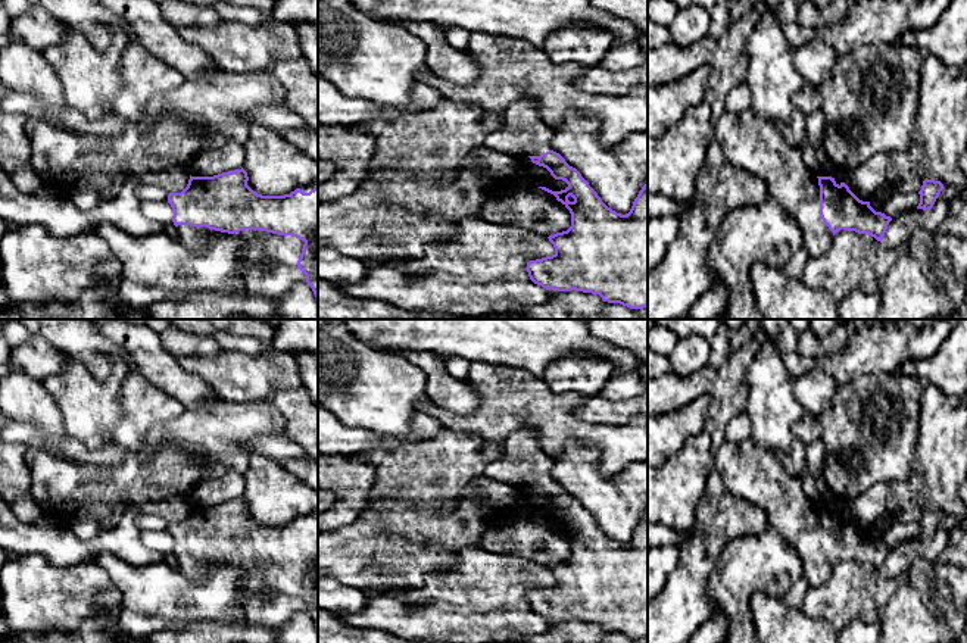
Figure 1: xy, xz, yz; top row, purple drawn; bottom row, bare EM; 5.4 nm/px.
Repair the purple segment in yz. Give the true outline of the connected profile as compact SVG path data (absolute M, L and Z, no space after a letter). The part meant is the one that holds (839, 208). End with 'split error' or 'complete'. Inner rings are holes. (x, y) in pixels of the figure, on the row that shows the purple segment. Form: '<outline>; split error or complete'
M726 110L712 124L712 138L720 144L730 165L759 177L768 194L796 219L810 256L823 255L840 230L868 234L882 243L892 218L876 212L870 202L860 200L845 182L837 184L832 177L817 177L805 165L802 152L784 141L779 124L759 118L754 110L739 113Z; split error

